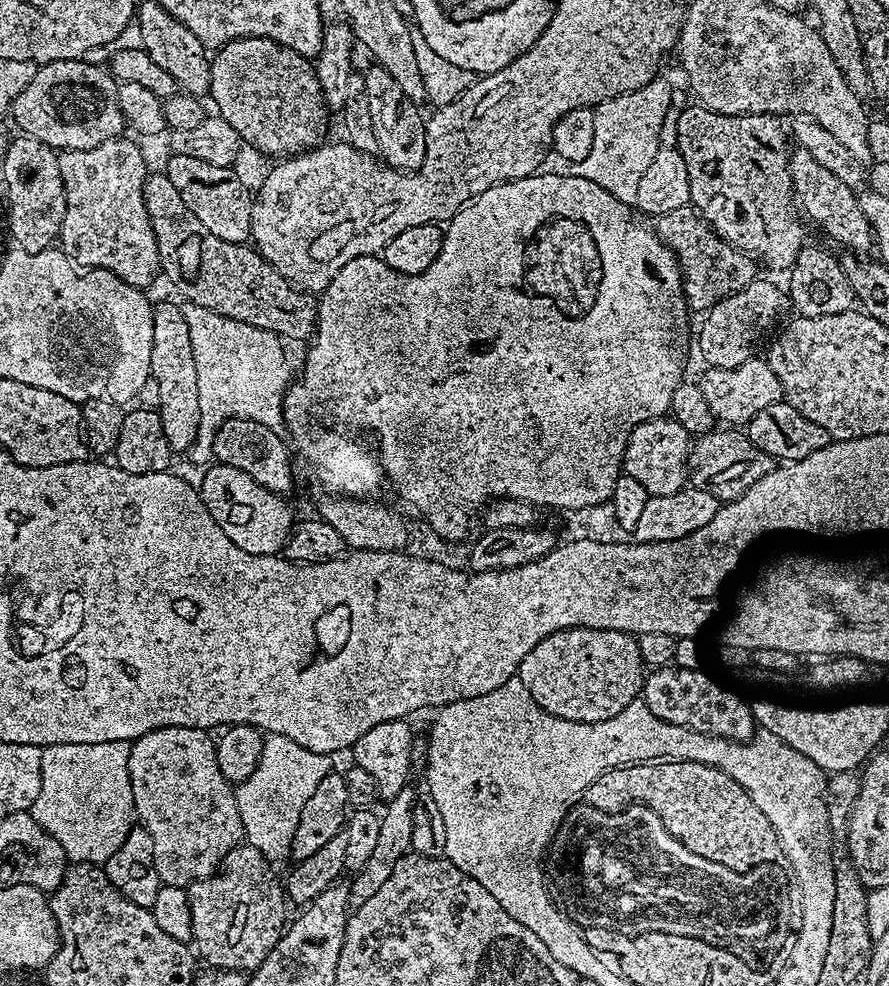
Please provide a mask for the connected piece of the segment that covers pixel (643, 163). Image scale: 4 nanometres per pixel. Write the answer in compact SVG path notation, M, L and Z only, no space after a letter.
M657 78L638 90L618 94L594 108L594 142L590 154L582 162L571 165L571 175L598 182L602 190L610 190L624 204L635 205L638 181L650 167L654 154L662 147L660 135L672 108L673 87L667 79Z

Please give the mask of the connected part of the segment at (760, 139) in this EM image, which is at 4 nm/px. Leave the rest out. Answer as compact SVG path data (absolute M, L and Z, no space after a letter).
M703 106L695 107L686 109L677 118L674 140L675 148L682 154L682 162L686 162L686 174L690 174L691 207L729 244L754 254L758 252L759 259L764 259L772 268L791 269L806 239L804 228L796 217L797 209L789 205L794 193L788 173L788 156L783 152L786 132L780 129L781 121L775 115L727 116Z

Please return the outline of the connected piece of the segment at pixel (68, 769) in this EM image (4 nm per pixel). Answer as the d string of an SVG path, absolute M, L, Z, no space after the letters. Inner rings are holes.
M127 740L118 742L94 742L93 744L49 744L42 751L42 790L31 806L35 820L62 846L72 862L83 862L103 866L106 861L126 842L134 827L134 794L128 777Z

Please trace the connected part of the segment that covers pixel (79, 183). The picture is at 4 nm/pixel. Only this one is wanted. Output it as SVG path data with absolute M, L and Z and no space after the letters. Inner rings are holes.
M128 139L107 140L102 142L102 146L94 146L90 150L61 151L57 155L58 170L62 174L62 186L66 194L66 214L62 218L58 248L81 269L101 268L114 273L127 284L147 289L148 283L155 276L161 275L158 242L144 197L150 167L148 168L147 162L144 161L143 150Z

